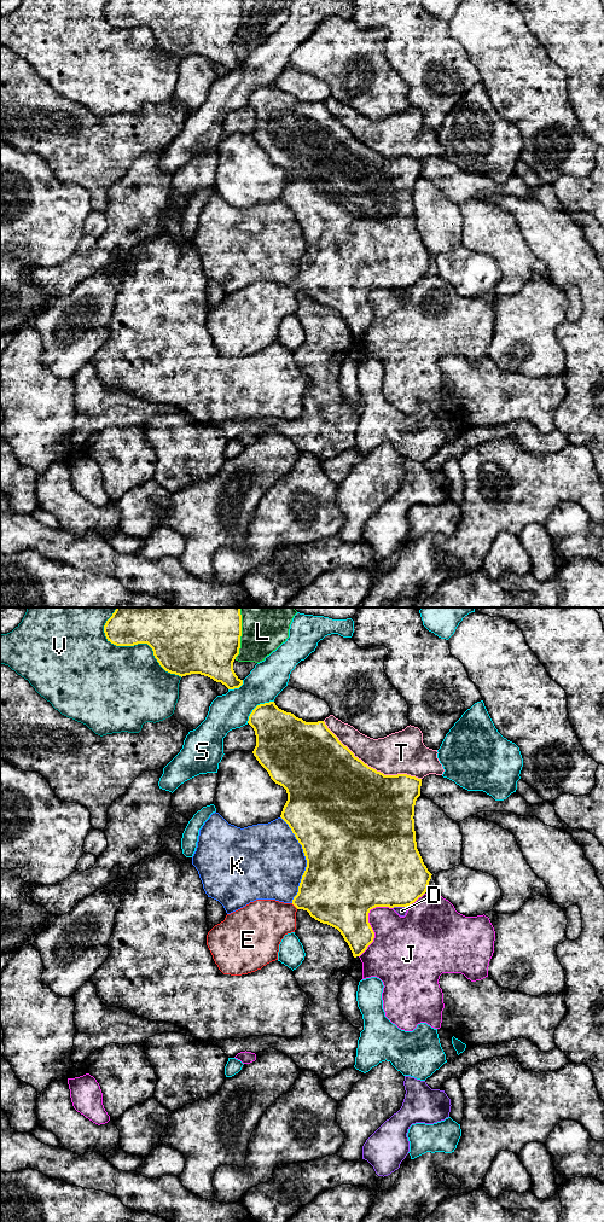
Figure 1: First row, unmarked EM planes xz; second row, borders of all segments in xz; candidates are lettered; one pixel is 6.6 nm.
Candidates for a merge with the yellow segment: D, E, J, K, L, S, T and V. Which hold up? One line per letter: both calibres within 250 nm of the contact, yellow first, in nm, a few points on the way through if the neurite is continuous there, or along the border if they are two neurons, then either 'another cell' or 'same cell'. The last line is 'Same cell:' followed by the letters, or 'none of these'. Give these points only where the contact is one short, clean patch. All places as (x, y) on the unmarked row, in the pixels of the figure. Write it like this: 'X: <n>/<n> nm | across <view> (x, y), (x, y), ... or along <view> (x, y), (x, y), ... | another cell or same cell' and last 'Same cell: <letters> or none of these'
D: 480/60 nm | another cell
E: 400/320 nm | across xz (329, 272), (302, 281), (295, 287), (279, 301), (262, 306) | same cell
J: 420/360 nm | another cell
K: 500/480 nm | another cell
L: 380/260 nm | another cell
S: 320/240 nm | another cell
T: 500/280 nm | another cell
V: 340/440 nm | another cell
Same cell: E

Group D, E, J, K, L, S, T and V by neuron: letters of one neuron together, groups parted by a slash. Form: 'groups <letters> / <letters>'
groups D / E / J / K / L / S / T / V

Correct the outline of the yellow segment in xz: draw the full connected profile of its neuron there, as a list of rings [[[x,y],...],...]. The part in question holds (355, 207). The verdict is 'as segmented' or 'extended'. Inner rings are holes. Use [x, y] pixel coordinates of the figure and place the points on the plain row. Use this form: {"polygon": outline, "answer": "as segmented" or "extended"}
{"polygon": [[[274,83],[257,87],[250,95],[248,105],[256,117],[254,138],[271,161],[286,171],[288,182],[280,199],[302,227],[307,249],[291,285],[256,281],[227,296],[223,303],[215,307],[207,316],[207,327],[213,341],[223,356],[231,357],[248,356],[278,342],[281,321],[296,312],[298,291],[307,292],[315,302],[337,310],[353,338],[360,338],[374,320],[368,304],[371,291],[411,287],[428,272],[432,256],[417,231],[413,200],[422,161],[407,156],[384,157],[377,153],[355,139],[324,103],[306,104],[279,91]]], "answer": "extended"}

